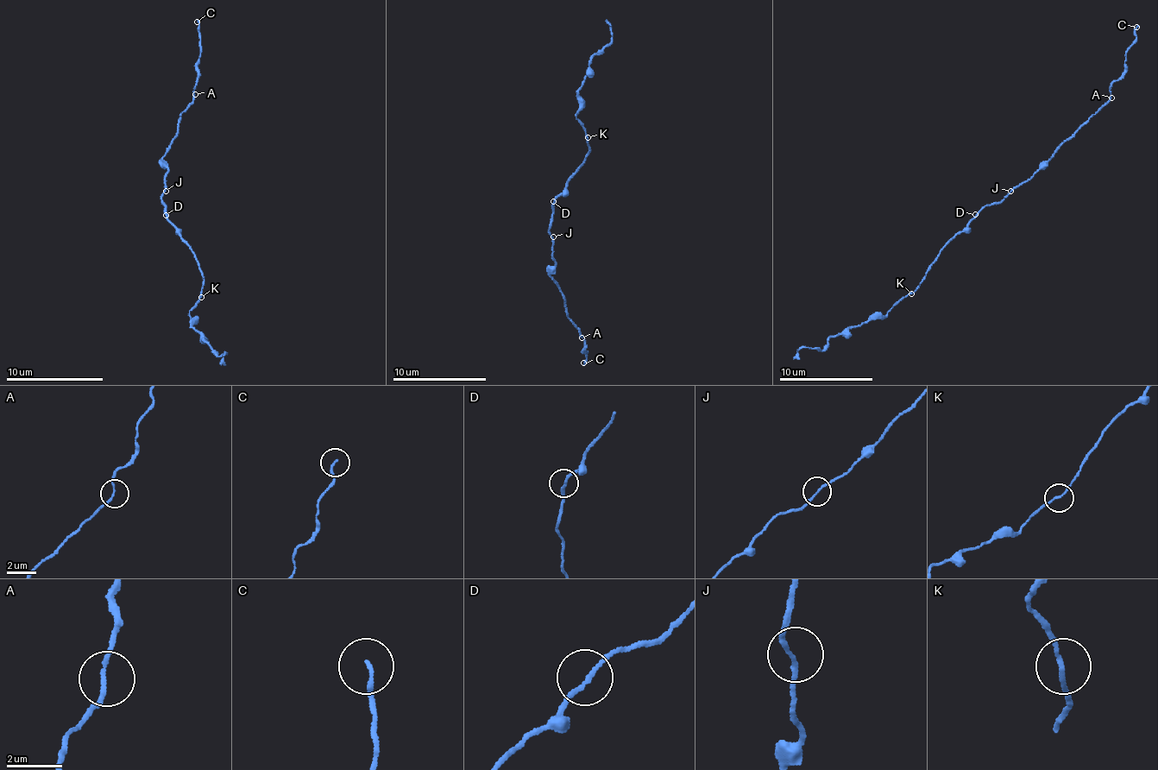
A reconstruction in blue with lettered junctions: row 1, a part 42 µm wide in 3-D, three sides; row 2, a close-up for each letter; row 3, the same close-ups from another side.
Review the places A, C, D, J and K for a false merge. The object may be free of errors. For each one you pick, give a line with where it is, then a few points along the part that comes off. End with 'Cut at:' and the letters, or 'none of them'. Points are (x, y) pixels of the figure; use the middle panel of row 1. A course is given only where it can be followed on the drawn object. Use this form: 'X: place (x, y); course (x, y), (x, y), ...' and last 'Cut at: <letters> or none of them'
K: place (588, 137); course (588, 138), (586, 129), (576, 117), (579, 86), (590, 59), (612, 40), (612, 28), (607, 19)
Cut at: K

